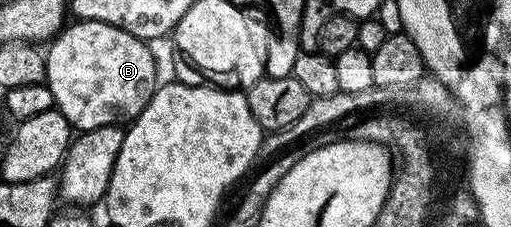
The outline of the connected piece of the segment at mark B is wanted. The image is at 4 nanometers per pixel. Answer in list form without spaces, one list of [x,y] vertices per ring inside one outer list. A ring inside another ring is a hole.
[[[79,19],[71,23],[51,38],[44,58],[46,84],[54,91],[55,109],[66,115],[76,131],[135,121],[158,88],[151,48],[110,23]]]

